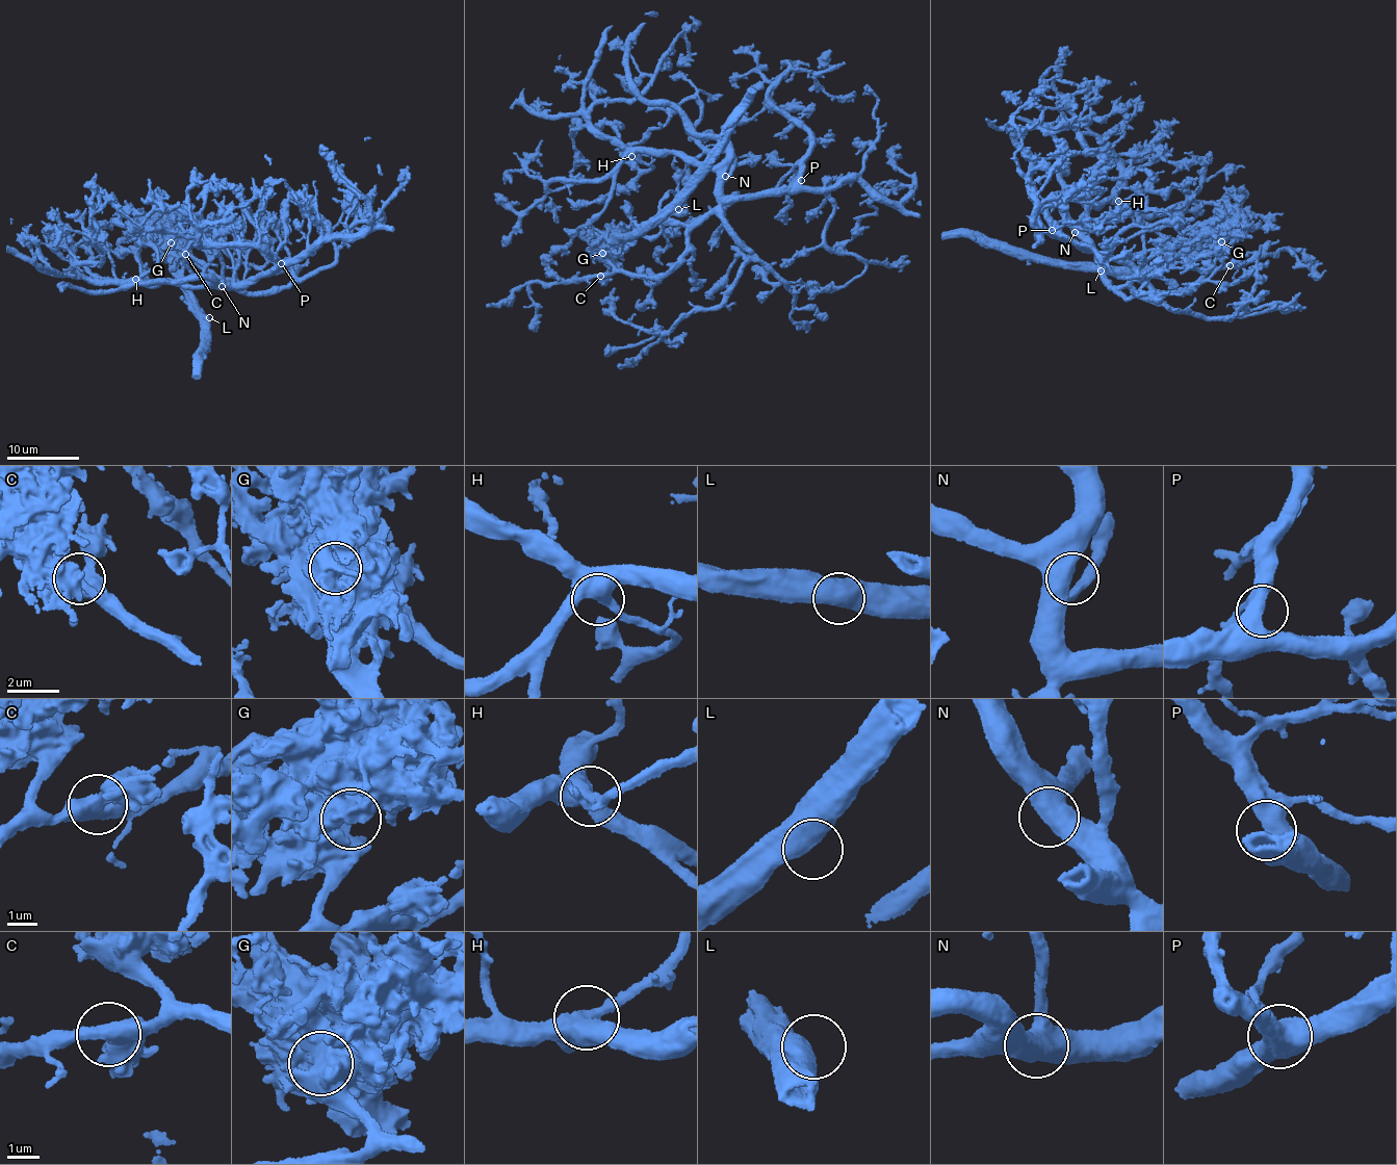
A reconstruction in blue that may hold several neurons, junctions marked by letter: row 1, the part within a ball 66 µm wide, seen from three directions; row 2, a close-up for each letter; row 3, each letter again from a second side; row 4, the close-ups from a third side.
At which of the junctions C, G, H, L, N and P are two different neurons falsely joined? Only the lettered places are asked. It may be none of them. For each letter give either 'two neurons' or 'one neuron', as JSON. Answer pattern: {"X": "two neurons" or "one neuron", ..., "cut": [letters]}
{"C": "one neuron", "G": "two neurons", "H": "one neuron", "L": "one neuron", "N": "one neuron", "P": "one neuron", "cut": ["G"]}

